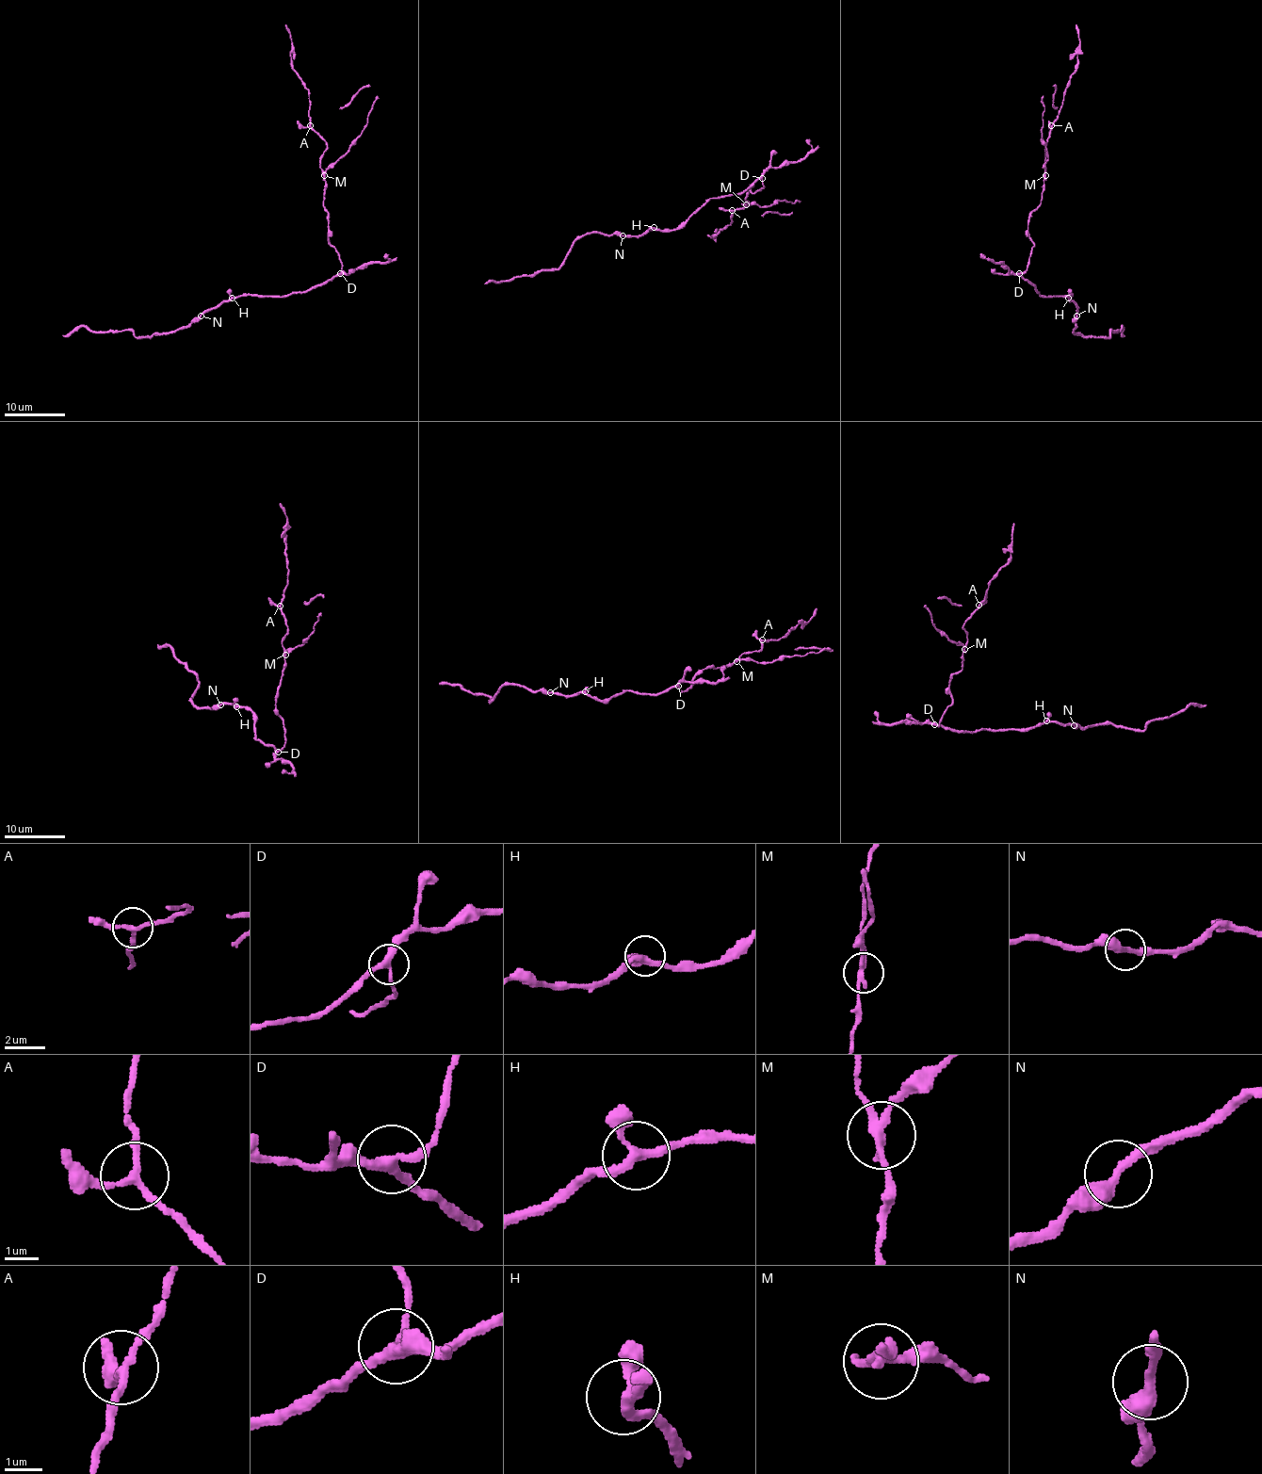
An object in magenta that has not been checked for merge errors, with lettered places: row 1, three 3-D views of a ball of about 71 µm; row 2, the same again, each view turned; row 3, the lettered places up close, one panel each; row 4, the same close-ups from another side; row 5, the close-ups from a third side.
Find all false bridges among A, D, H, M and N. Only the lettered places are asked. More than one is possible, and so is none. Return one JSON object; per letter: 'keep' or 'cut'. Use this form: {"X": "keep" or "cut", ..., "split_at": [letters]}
{"A": "keep", "D": "keep", "H": "keep", "M": "cut", "N": "keep", "split_at": ["M"]}

